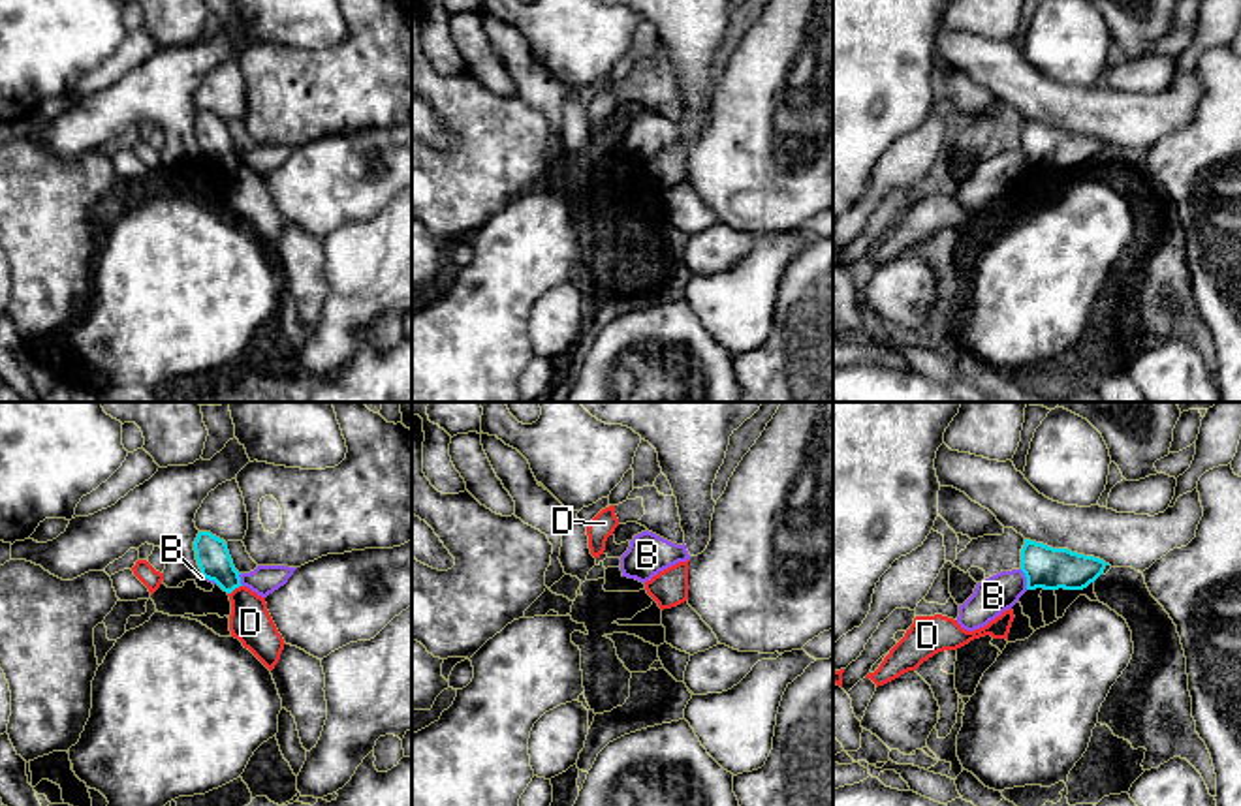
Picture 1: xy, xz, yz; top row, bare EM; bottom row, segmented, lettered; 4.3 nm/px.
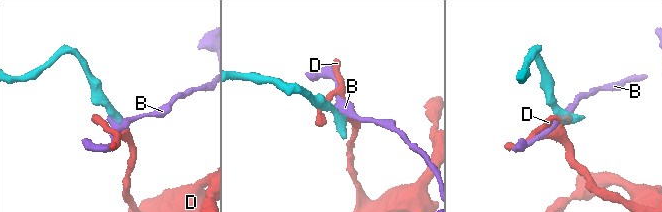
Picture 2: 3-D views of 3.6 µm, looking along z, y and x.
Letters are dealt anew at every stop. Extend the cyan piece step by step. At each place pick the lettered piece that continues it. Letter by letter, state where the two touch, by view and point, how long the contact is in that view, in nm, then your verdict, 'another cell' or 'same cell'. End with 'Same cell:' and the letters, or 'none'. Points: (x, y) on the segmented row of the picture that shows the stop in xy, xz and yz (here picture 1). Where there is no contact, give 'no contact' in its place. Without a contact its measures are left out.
B: yz (1027, 579) | 90 nm | another cell
D: xy (234, 588) | 80 nm | another cell
Same cell: none

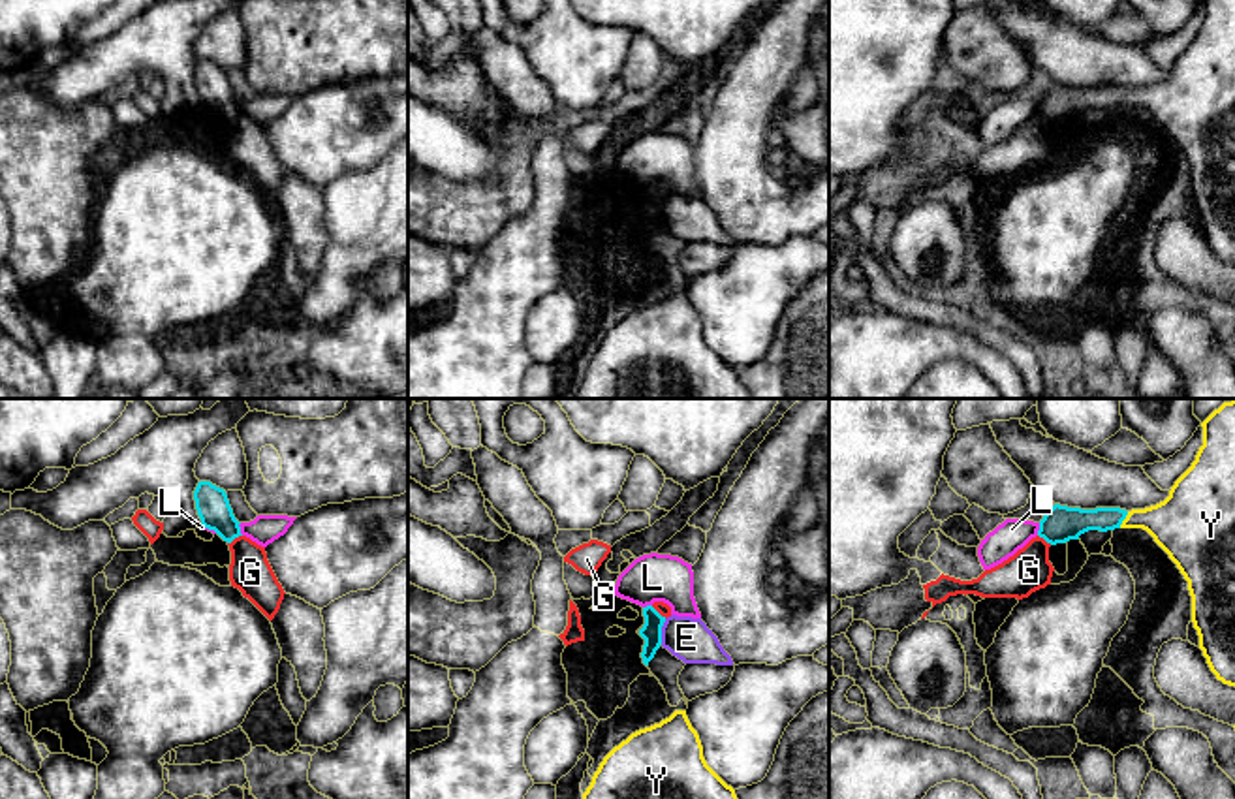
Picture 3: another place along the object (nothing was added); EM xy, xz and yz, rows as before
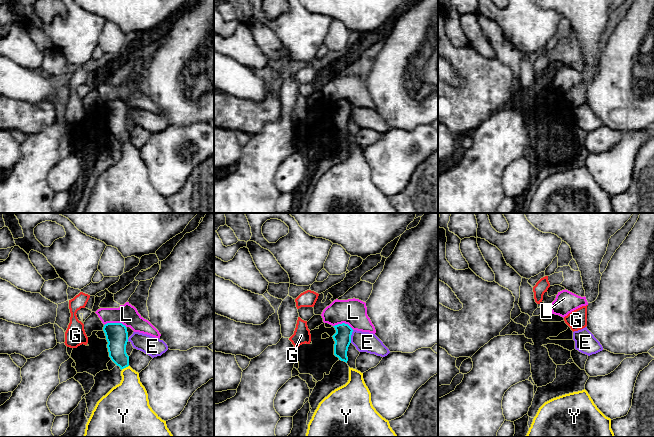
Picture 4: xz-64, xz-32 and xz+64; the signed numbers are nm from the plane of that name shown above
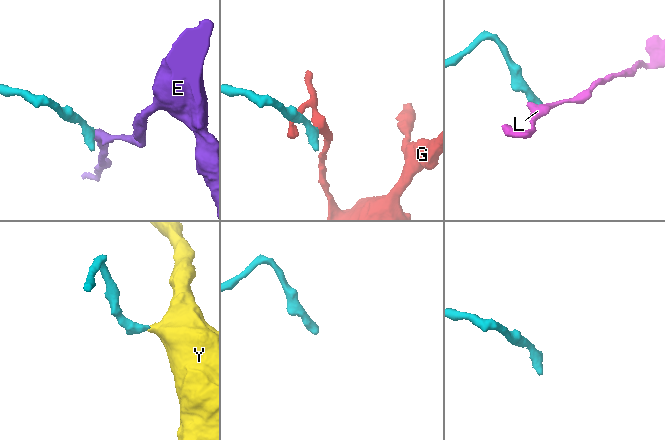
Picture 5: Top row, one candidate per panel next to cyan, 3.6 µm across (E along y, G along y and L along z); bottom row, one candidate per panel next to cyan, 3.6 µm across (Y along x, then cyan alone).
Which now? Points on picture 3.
E: xz (660, 632) | 110 nm | another cell
G: xy (234, 538) | 80 nm | another cell
L: xy (239, 529) | 60 nm | another cell
Y: yz (1125, 517) | 80 nm | same cell
Same cell: Y

